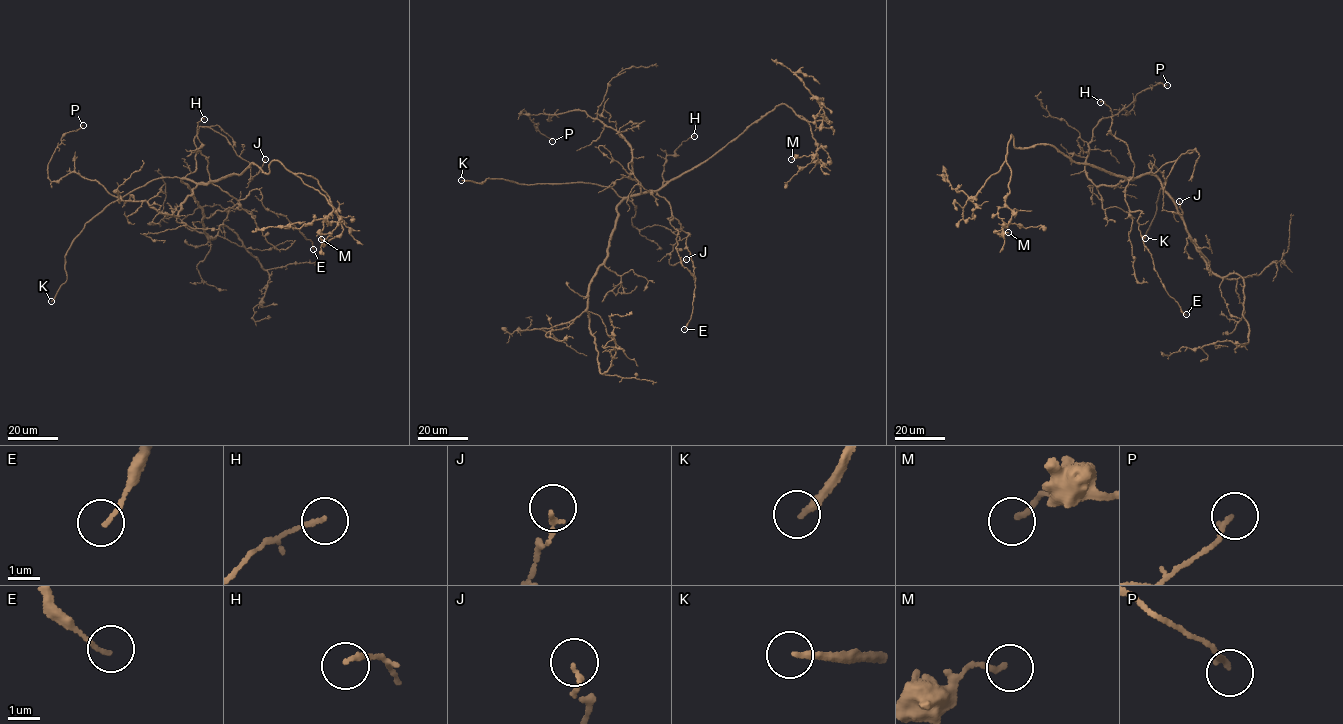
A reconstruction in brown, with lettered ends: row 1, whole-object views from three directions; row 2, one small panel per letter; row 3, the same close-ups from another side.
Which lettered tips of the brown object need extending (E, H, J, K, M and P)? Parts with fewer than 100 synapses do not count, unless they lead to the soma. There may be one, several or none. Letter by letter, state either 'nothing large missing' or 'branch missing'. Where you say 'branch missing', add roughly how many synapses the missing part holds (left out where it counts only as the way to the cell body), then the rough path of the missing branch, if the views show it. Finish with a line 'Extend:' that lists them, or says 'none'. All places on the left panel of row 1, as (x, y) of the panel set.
E: nothing large missing
H: nothing large missing
J: nothing large missing
K: branch missing
M: nothing large missing
P: nothing large missing
Extend: K

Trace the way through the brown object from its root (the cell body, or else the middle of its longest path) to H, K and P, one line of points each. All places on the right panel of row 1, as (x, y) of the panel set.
H: (1137, 178), (1127, 179), (1133, 176), (1133, 161), (1126, 143), (1109, 132), (1111, 111), (1100, 102)
K: (1137, 178), (1151, 170), (1151, 162), (1162, 172), (1165, 181), (1159, 191), (1156, 214), (1145, 238)
P: (1137, 178), (1093, 184), (1085, 168), (1088, 144), (1102, 118), (1124, 108), (1129, 112), (1137, 93), (1167, 85)

